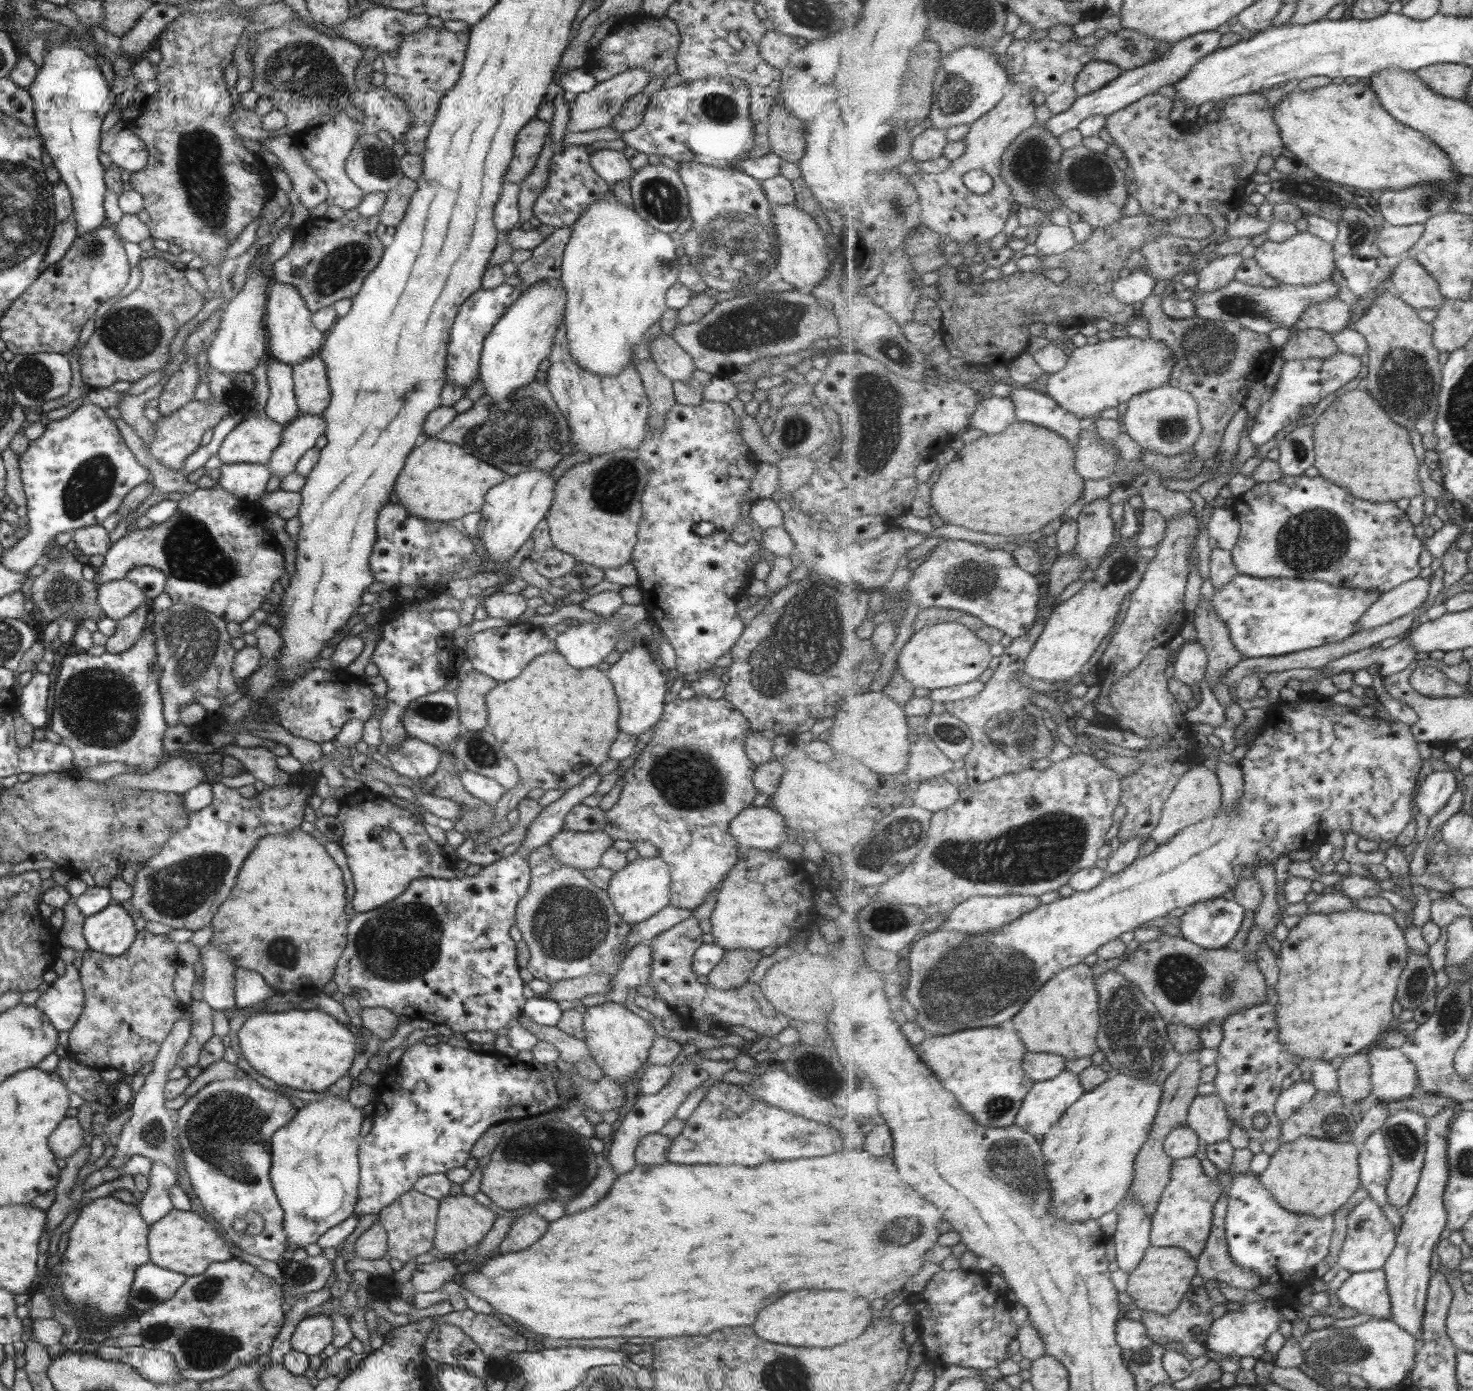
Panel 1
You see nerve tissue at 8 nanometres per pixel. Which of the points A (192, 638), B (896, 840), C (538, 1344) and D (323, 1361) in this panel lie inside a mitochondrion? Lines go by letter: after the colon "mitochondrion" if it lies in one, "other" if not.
A: mitochondrion
B: mitochondrion
C: other
D: other

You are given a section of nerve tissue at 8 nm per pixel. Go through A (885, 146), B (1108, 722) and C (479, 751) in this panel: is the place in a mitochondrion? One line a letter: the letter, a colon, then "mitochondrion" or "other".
A: mitochondrion
B: other
C: mitochondrion

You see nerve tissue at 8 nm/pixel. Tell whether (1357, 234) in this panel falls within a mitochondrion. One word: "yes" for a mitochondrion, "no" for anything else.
yes

